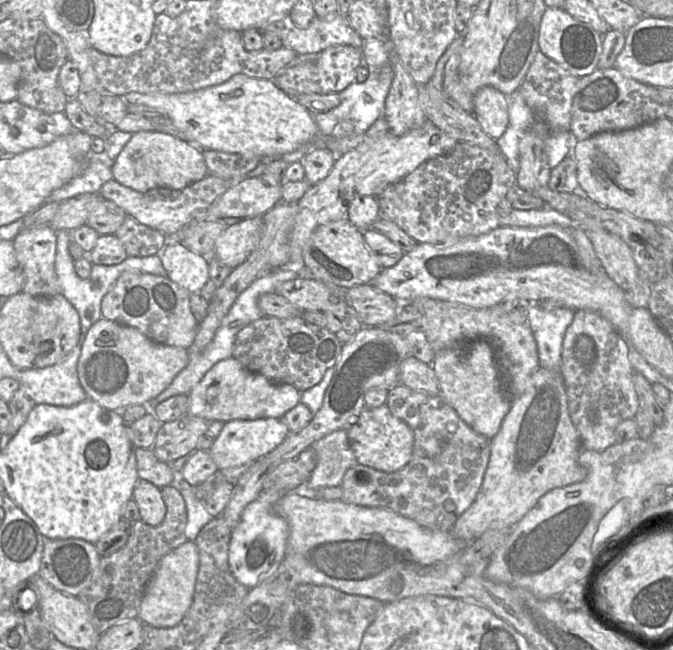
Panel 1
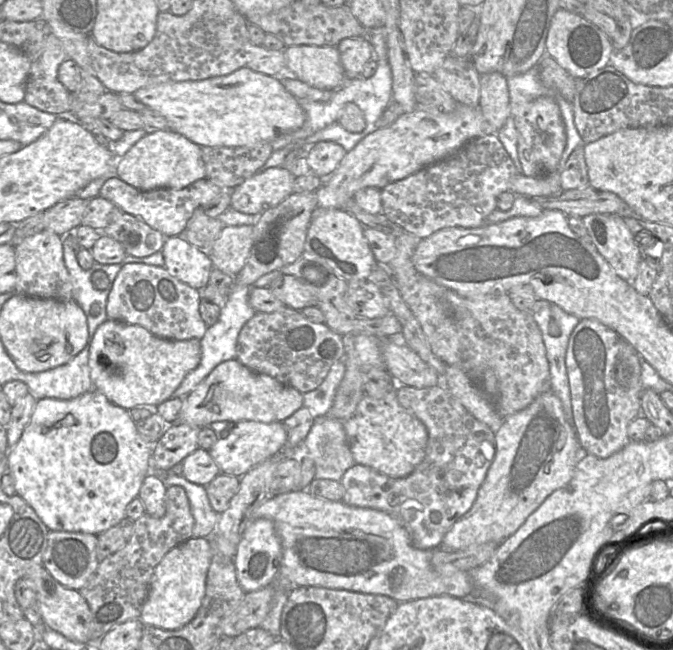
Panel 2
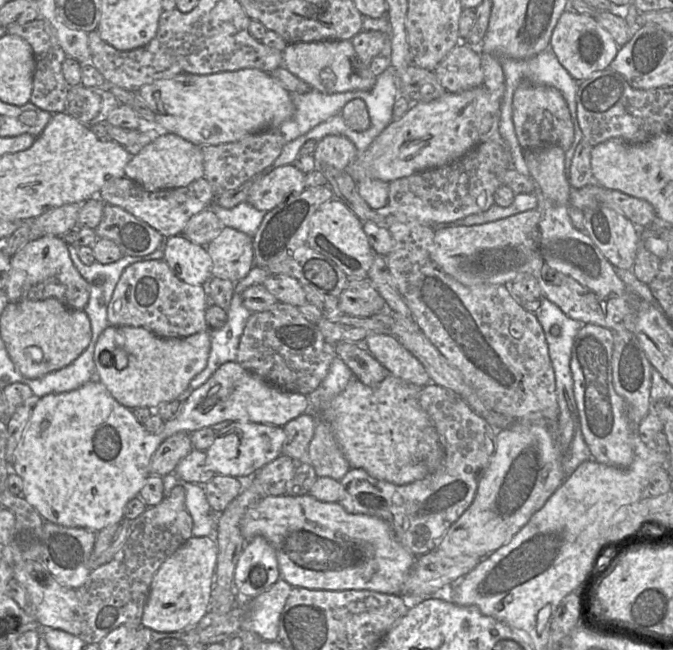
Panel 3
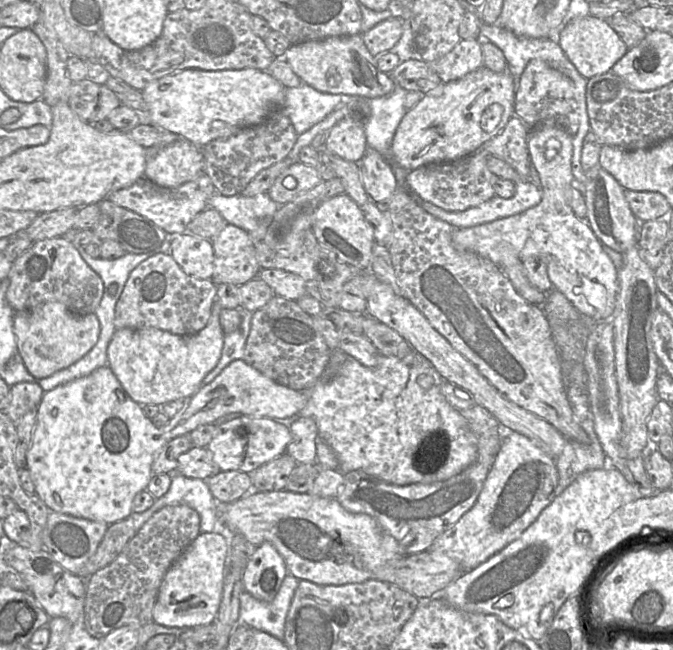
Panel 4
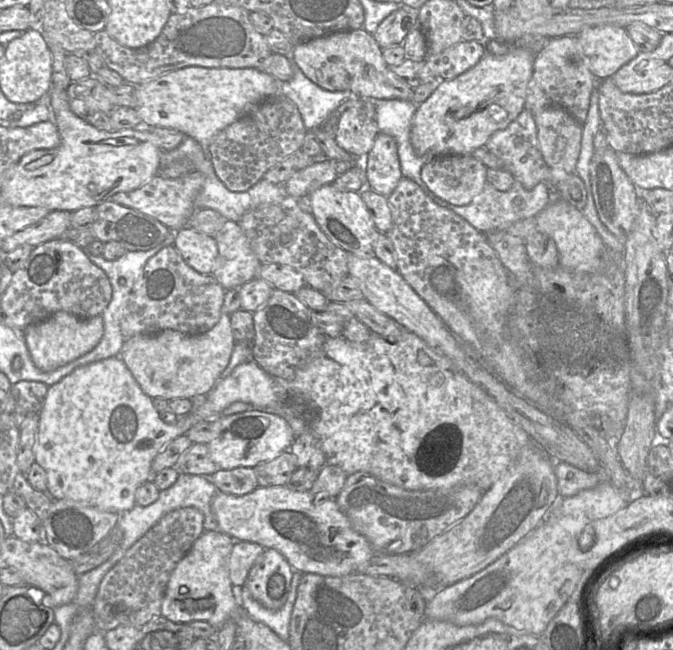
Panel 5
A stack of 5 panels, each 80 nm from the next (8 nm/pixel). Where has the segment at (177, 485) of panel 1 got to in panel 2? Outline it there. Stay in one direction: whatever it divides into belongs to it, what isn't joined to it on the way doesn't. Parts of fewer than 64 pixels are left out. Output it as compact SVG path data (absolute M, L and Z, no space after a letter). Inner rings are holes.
M159 474L166 488L180 486L185 490L194 519L192 538L205 538L217 526L219 515L211 507L205 487L189 482L181 475Z

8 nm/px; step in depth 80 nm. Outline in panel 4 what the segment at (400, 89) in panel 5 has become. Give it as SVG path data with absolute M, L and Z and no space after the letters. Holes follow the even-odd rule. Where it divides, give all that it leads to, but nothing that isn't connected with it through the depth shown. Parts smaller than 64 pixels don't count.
M362 34L292 44L283 58L303 83L320 92L359 95L367 98L388 95L397 84L391 74L377 68L377 58L365 46Z

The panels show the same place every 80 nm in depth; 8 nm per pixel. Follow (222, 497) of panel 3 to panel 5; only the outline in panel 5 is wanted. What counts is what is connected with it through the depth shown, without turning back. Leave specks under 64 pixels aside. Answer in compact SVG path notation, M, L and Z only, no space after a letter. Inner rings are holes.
M238 467L232 470L219 470L211 477L218 491L242 496L254 491L258 482L253 468Z

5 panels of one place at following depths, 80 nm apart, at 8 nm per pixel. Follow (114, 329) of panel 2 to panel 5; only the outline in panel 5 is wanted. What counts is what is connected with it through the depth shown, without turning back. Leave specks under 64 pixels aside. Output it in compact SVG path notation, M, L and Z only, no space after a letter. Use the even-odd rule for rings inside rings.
M222 312L217 324L202 334L165 329L124 339L118 356L150 398L191 400L215 386L229 364L235 342L229 315Z

